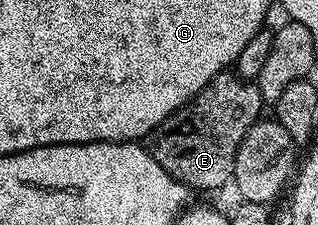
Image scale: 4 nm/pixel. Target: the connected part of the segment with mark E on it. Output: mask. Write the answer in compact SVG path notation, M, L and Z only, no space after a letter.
M233 70L220 72L195 99L169 115L148 136L150 156L177 183L198 191L214 191L234 177L234 162L240 141L263 114L264 100L257 82L247 81Z

